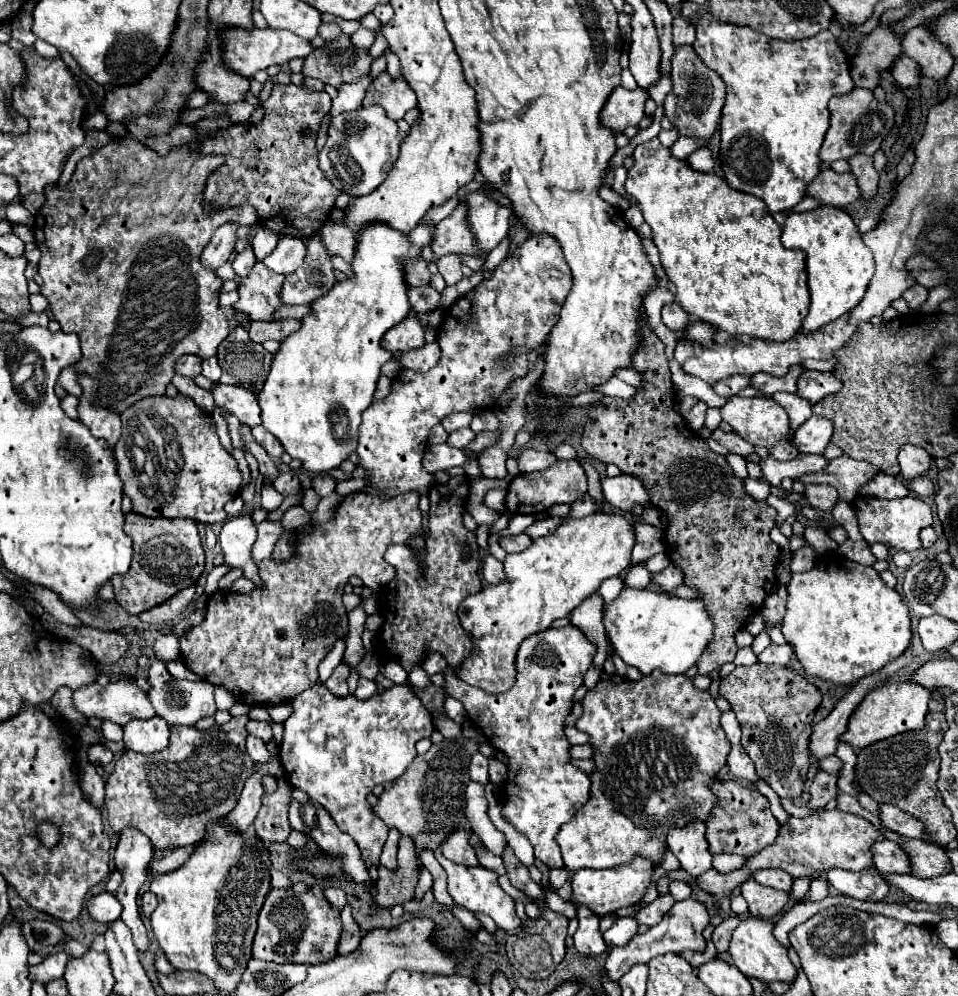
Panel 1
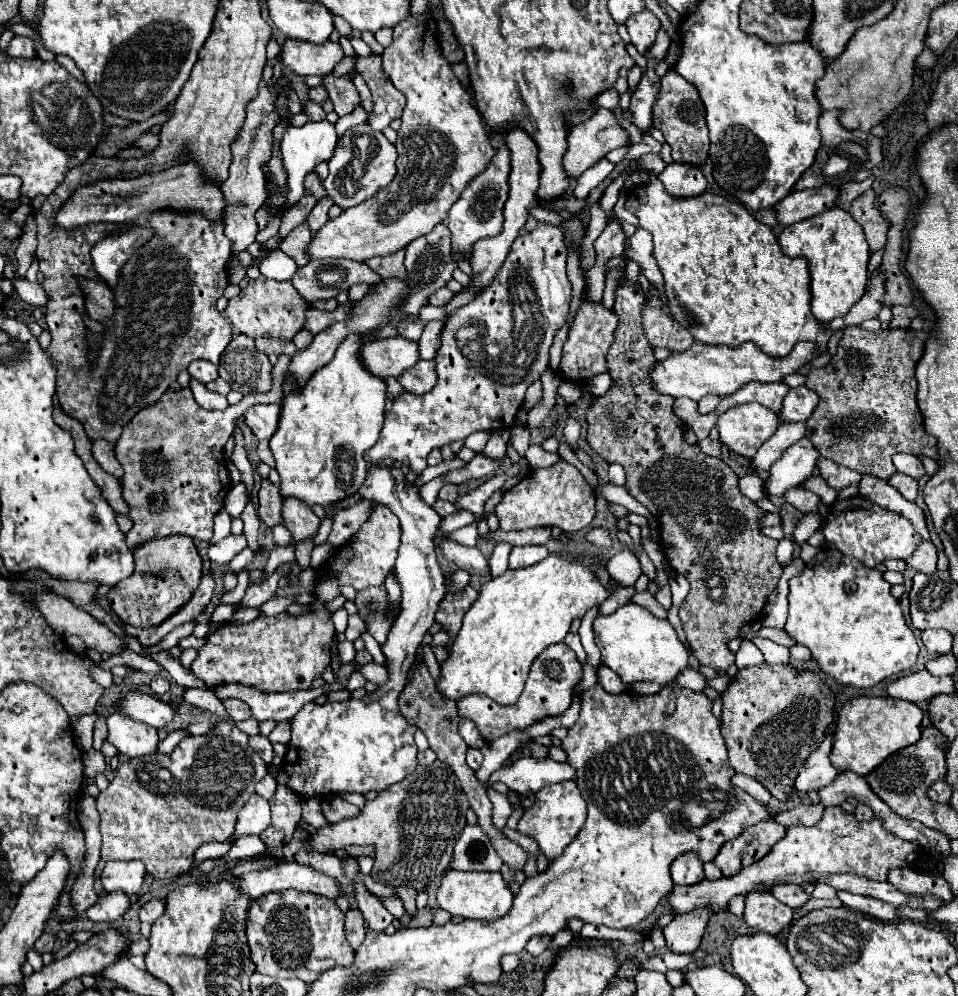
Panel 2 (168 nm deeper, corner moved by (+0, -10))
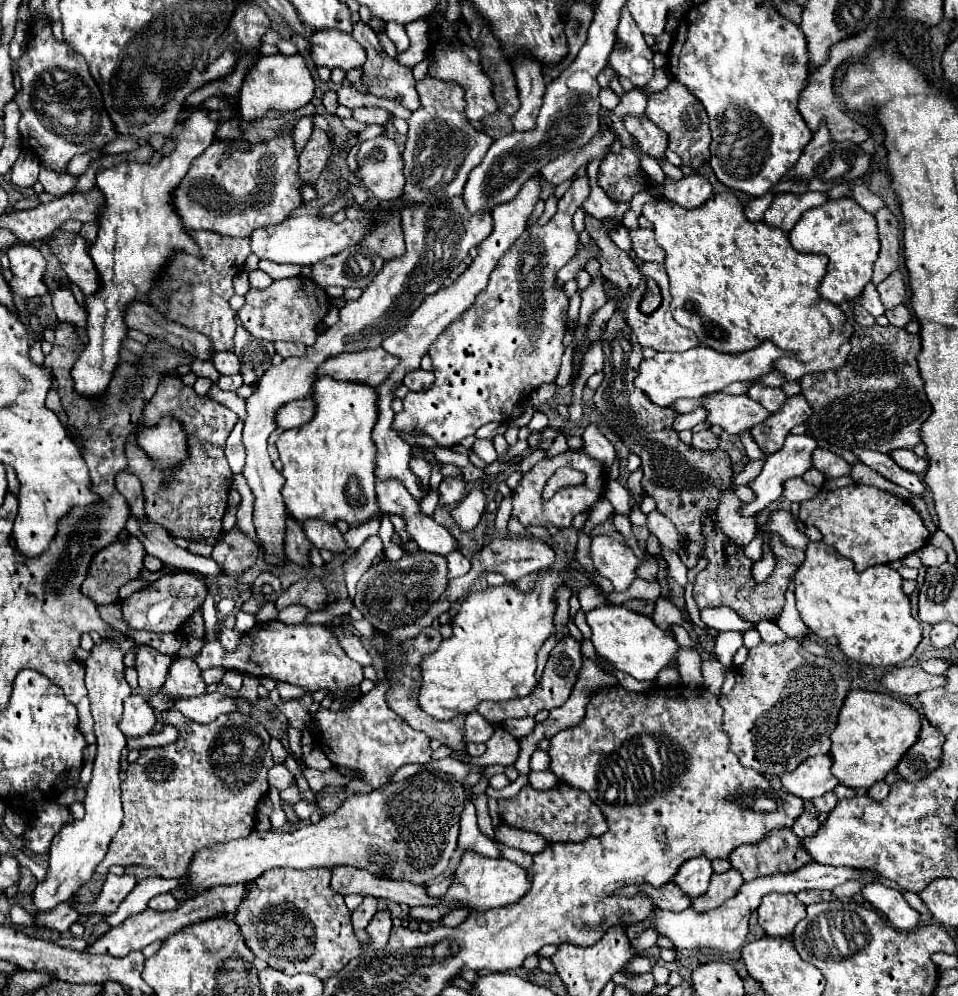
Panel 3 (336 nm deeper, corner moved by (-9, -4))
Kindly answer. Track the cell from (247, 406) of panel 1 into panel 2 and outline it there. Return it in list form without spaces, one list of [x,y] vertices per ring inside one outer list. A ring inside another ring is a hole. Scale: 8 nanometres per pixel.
[[[253,404],[243,414],[243,422],[253,430],[257,440],[269,440],[277,430],[281,404]]]

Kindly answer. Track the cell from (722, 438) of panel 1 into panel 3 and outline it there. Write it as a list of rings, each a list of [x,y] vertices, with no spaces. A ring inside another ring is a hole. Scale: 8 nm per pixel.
[[[700,430],[692,436],[690,446],[696,448],[696,450],[716,450],[718,448],[718,438],[710,430]]]

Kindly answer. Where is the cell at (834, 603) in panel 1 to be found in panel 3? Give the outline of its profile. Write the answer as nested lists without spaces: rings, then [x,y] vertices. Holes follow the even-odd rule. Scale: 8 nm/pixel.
[[[810,542],[806,548],[806,560],[796,572],[796,608],[800,618],[810,628],[816,638],[838,638],[842,652],[860,662],[872,666],[896,666],[912,656],[916,646],[922,640],[922,626],[910,614],[910,600],[902,592],[902,576],[892,570],[888,564],[870,566],[864,572],[856,572],[854,564],[848,558],[838,556],[836,550],[824,542]]]

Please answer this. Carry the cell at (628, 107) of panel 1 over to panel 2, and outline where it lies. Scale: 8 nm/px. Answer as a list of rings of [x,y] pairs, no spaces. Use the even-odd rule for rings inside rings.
[[[597,108],[591,114],[589,120],[571,126],[571,132],[569,132],[569,148],[567,148],[565,156],[563,156],[563,166],[565,166],[565,170],[567,170],[569,176],[577,178],[577,176],[581,176],[585,172],[585,168],[593,166],[609,150],[619,148],[619,146],[627,146],[627,144],[629,144],[629,132],[619,124],[615,112],[609,110],[609,108]]]

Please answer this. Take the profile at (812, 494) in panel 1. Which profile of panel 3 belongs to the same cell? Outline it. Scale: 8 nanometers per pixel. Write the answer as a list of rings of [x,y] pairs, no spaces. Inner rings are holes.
[[[788,478],[784,482],[782,496],[786,500],[790,500],[790,502],[804,502],[804,500],[814,498],[816,492],[818,492],[818,488],[812,486],[812,484],[808,484],[808,482],[804,482],[802,478]]]

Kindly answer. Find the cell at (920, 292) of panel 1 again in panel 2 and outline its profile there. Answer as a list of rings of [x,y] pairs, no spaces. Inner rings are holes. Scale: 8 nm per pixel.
[[[893,306],[891,328],[907,328],[917,314],[919,312],[917,312],[915,306]]]

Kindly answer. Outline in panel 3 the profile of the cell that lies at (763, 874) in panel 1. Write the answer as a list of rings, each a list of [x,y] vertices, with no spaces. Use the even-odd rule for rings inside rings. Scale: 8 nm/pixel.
[[[804,890],[804,892],[798,892],[796,896],[798,896],[798,900],[800,900],[802,904],[806,904],[806,906],[824,900],[824,898],[822,898],[822,896],[824,896],[822,890]]]

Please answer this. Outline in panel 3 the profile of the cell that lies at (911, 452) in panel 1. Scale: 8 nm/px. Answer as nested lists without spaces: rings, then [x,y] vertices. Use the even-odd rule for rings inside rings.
[[[908,448],[890,452],[890,458],[896,460],[896,464],[898,464],[900,468],[910,470],[910,472],[914,472],[914,474],[924,474],[924,472],[928,470],[928,462],[926,462],[926,458],[916,456],[916,454],[914,454],[912,450],[908,450]]]

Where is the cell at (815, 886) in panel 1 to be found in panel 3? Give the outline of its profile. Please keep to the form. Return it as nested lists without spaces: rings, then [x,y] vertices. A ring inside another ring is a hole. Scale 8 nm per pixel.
[[[844,882],[842,886],[838,886],[836,890],[832,890],[832,894],[836,898],[852,898],[854,894],[858,894],[862,890],[862,886],[858,886],[858,882]]]

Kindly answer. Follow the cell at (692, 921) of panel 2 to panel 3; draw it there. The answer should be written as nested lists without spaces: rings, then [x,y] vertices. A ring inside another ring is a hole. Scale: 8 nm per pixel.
[[[730,868],[728,872],[724,874],[712,874],[712,880],[710,880],[710,888],[706,894],[702,894],[700,898],[694,900],[694,908],[700,910],[700,912],[706,912],[706,910],[714,910],[718,906],[722,906],[728,898],[732,898],[740,886],[744,884],[742,876],[738,874],[738,870]]]

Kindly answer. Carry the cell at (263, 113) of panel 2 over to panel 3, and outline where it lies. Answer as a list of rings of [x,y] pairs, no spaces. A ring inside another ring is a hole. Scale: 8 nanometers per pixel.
[[[274,54],[274,56],[262,56],[254,68],[248,72],[244,86],[240,90],[240,116],[244,122],[252,122],[266,114],[268,110],[280,110],[280,112],[290,112],[306,106],[314,96],[314,80],[310,70],[306,68],[306,62],[300,54],[294,56],[284,56],[284,54]]]

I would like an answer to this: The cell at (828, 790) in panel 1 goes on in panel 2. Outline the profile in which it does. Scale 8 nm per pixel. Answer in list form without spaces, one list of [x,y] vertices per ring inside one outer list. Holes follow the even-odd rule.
[[[821,802],[807,804],[807,806],[801,804],[797,808],[791,808],[791,810],[777,814],[775,820],[783,826],[799,826],[799,824],[801,826],[815,826],[821,820],[823,812],[825,812],[825,806]]]

